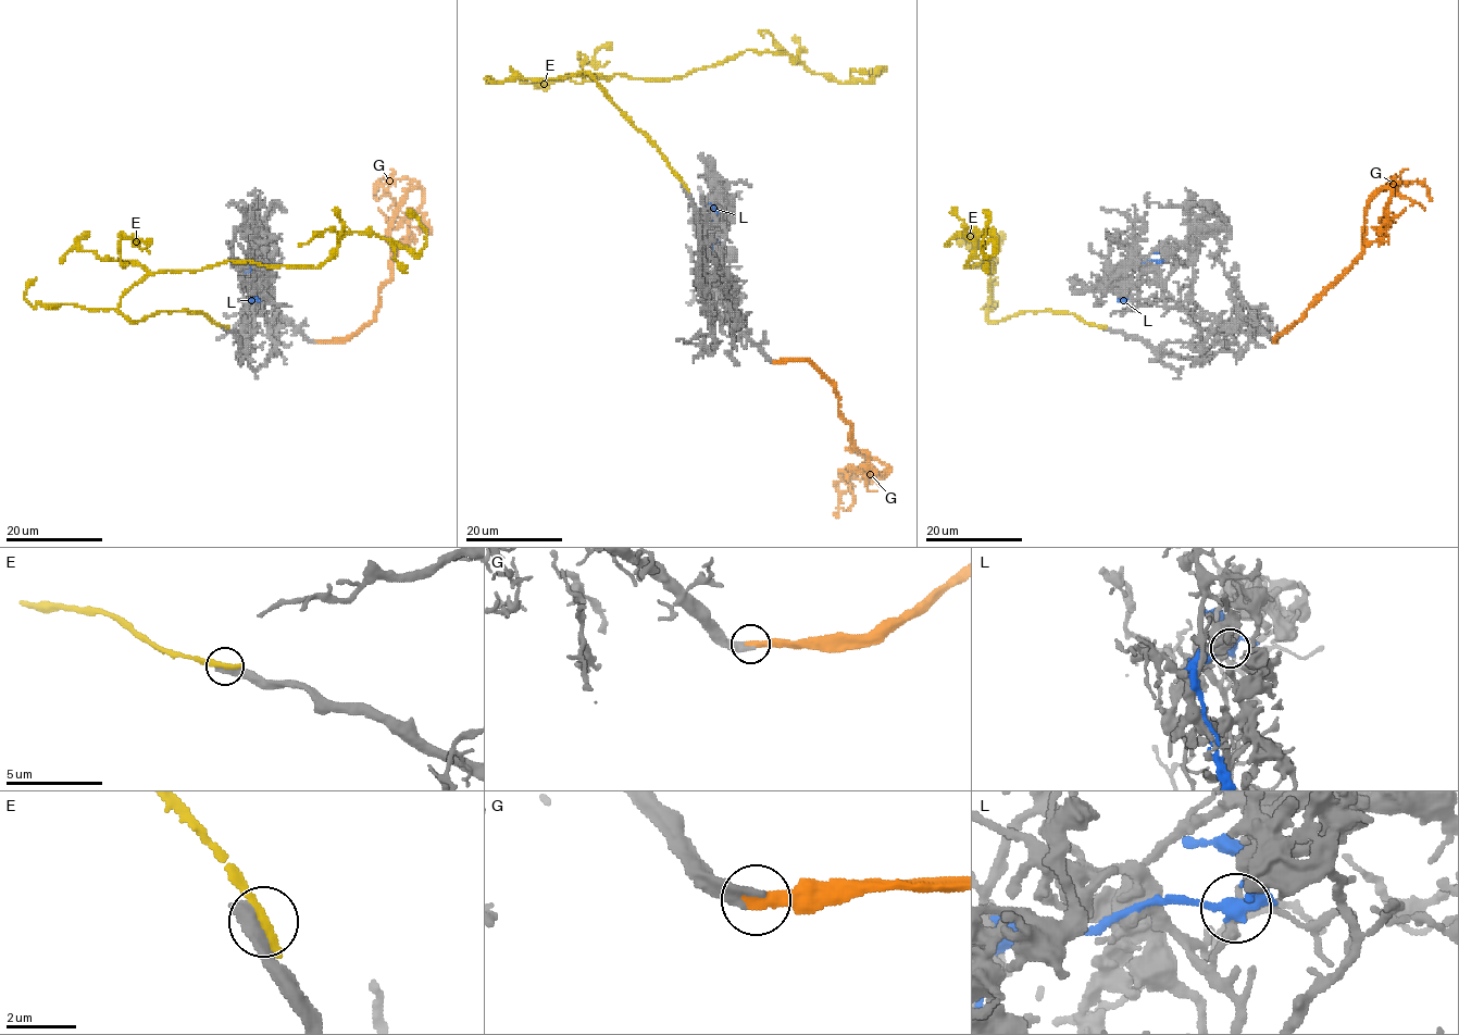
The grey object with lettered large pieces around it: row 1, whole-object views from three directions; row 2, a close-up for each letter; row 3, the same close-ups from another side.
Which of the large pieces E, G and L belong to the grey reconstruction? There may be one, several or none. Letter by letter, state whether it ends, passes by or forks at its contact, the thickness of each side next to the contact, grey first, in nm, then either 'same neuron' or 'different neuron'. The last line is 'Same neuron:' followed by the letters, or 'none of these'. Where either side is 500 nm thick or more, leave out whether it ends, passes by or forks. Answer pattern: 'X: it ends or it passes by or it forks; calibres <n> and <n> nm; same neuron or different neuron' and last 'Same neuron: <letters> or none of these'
E: calibres 550 and 360 nm; different neuron
G: it ends; calibres 340 and 420 nm; same neuron
L: it forks; calibres 240 and 320 nm; different neuron
Same neuron: G

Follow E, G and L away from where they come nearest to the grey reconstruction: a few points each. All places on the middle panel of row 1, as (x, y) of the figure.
E: (685, 187), (605, 89), (578, 73), (675, 77), (746, 50), (780, 51), (840, 83), (885, 71), (868, 72)
G: (774, 361), (807, 360), (833, 385), (838, 413), (850, 425), (849, 448), (881, 477), (869, 475), (868, 452)
L: (718, 247), (718, 234), (708, 211), (715, 210), (710, 203)

